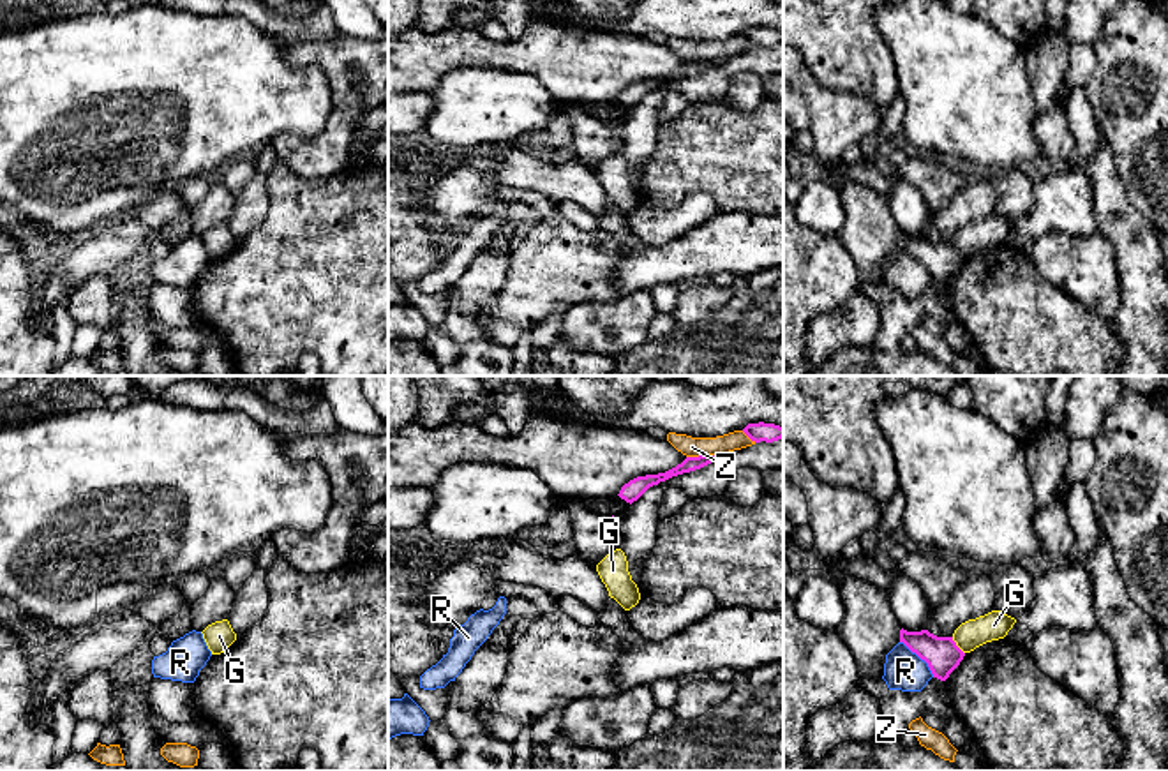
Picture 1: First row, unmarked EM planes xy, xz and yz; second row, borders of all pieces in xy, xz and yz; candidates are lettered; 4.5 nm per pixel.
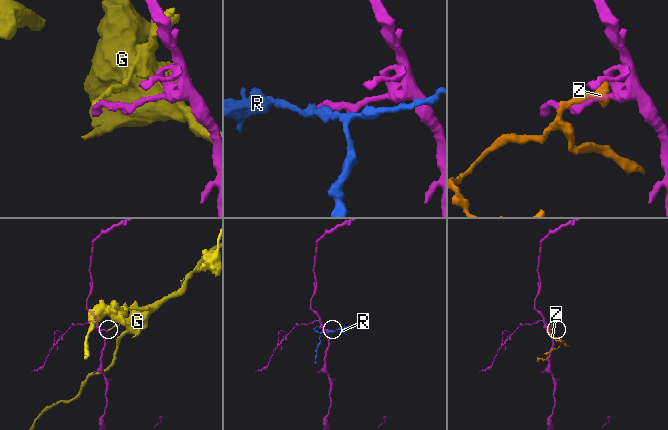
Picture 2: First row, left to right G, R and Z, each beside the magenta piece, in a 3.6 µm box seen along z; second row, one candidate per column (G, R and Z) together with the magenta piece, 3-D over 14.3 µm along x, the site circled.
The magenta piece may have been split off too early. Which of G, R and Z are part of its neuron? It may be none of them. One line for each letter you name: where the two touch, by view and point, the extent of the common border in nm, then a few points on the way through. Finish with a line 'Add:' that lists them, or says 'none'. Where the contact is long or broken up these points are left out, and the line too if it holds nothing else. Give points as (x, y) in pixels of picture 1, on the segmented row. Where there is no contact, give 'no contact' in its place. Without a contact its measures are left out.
Add: none

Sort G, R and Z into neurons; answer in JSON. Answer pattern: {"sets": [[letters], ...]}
{"sets": [["G"], ["R"], ["Z"]]}

